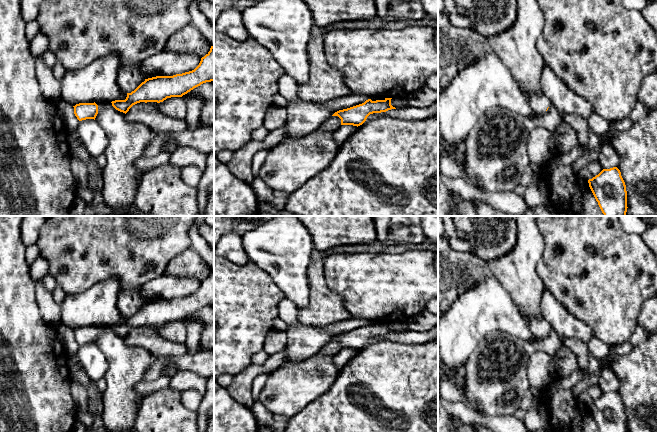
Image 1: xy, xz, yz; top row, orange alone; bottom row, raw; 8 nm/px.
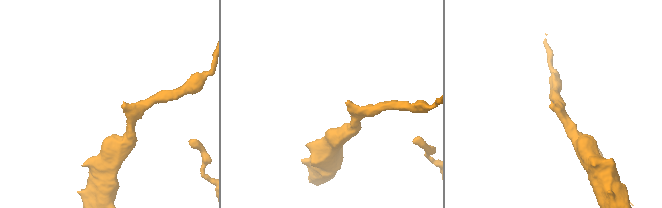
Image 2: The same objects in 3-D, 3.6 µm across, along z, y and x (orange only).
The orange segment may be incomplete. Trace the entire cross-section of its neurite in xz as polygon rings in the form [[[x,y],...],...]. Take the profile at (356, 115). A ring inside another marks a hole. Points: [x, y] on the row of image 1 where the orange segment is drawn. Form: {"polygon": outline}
{"polygon": [[[385,98],[384,100],[376,101],[368,99],[362,104],[339,110],[332,116],[338,116],[341,119],[341,125],[353,125],[358,127],[366,121],[370,114],[396,109],[391,105],[391,99],[392,98]]]}

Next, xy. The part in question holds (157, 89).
{"polygon": [[[211,46],[210,51],[201,58],[199,65],[194,70],[173,76],[156,76],[145,79],[134,91],[127,93],[125,100],[115,100],[111,103],[116,110],[126,114],[137,103],[160,103],[167,98],[182,97],[201,84],[211,81],[214,81],[214,46]]]}

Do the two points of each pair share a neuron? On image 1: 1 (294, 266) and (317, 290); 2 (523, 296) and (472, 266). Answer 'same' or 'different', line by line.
1: different
2: same

